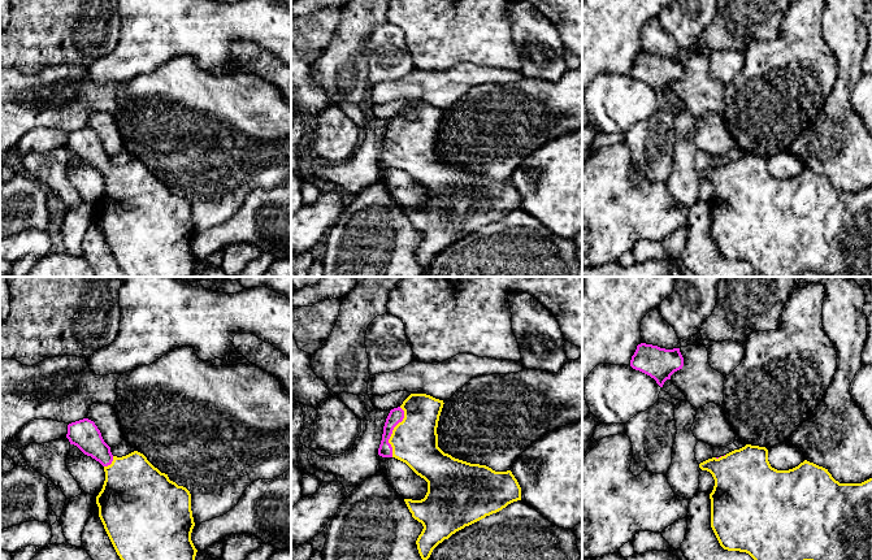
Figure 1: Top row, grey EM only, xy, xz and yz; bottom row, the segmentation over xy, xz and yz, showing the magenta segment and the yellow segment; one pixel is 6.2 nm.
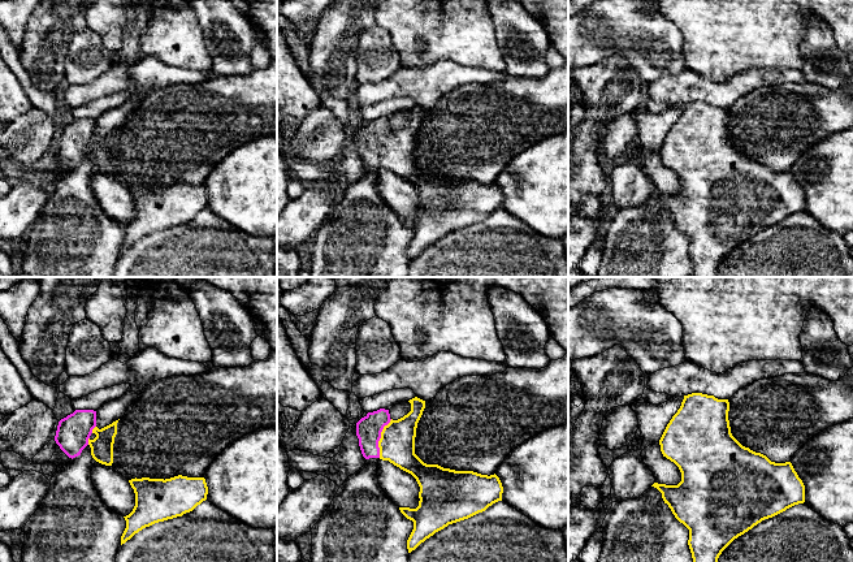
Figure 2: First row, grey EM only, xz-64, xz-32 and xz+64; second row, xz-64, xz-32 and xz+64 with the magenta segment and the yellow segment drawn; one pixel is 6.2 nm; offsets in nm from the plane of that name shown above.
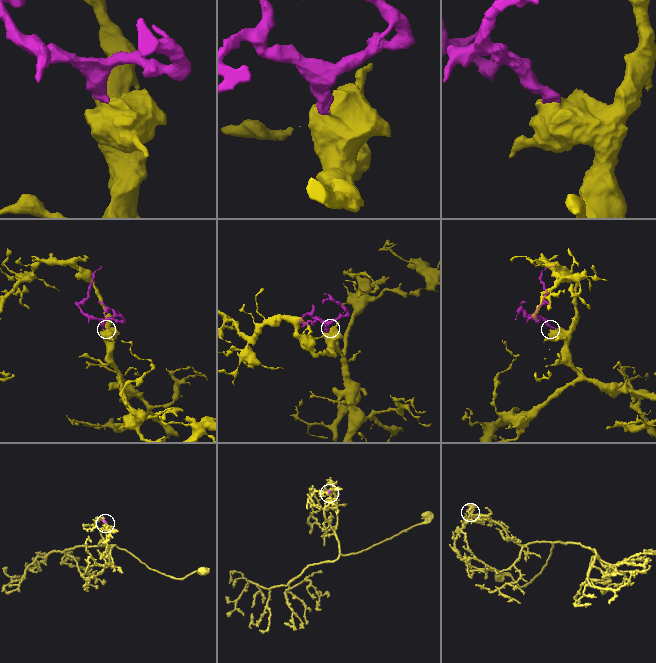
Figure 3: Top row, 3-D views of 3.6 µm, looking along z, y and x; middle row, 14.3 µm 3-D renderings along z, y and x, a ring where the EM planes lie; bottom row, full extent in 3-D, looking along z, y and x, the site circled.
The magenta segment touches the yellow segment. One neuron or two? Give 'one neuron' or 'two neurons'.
one neuron

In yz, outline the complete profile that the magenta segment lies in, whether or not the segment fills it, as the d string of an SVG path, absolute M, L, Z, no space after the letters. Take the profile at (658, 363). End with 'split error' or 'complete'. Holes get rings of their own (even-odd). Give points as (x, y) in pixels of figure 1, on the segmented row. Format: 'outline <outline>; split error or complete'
outline M641 343L630 360L630 366L656 381L663 387L671 375L682 369L684 357L680 348L665 350L658 346Z; complete

